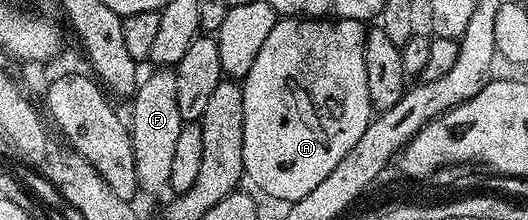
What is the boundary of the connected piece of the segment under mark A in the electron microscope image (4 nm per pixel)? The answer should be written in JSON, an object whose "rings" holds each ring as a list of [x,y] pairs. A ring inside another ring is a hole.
{"rings":[[[282,17],[268,33],[252,69],[241,80],[244,93],[245,174],[274,199],[293,201],[308,197],[360,141],[368,129],[372,108],[368,97],[368,73],[364,73],[367,28],[360,19],[333,17]]]}

